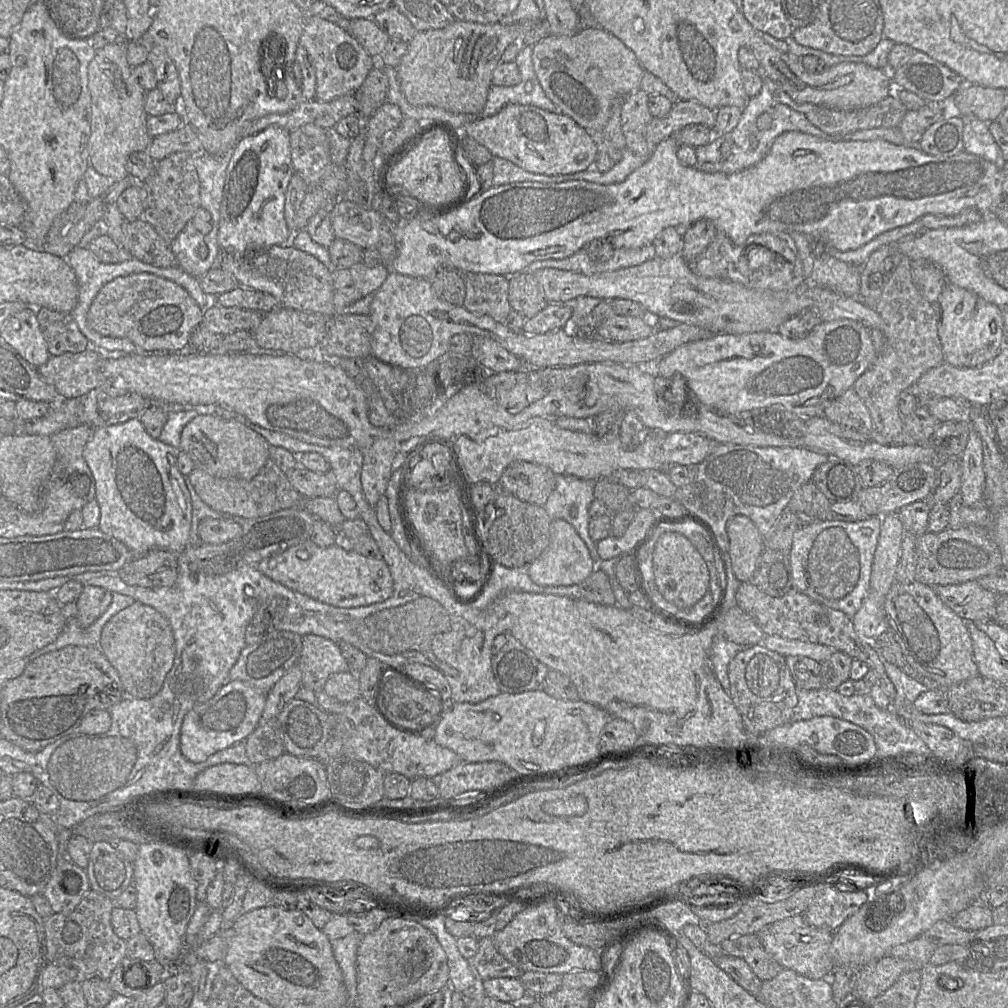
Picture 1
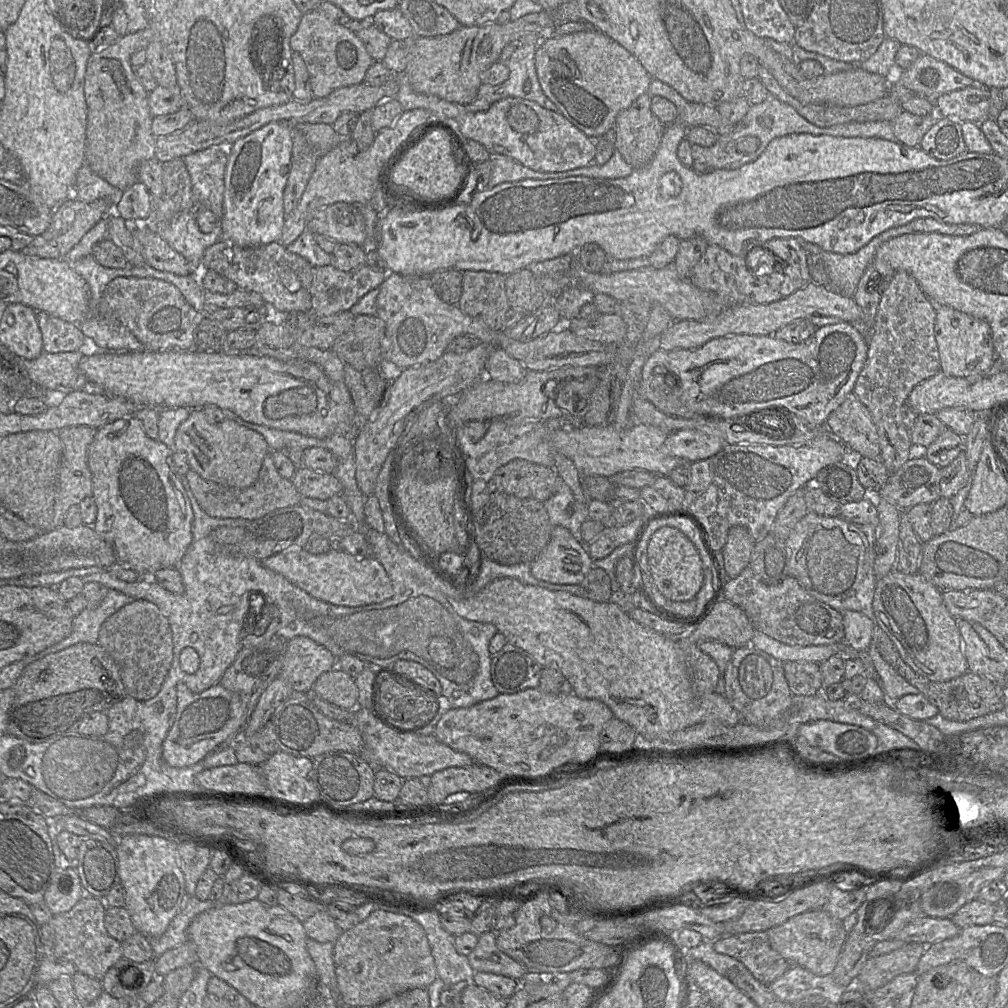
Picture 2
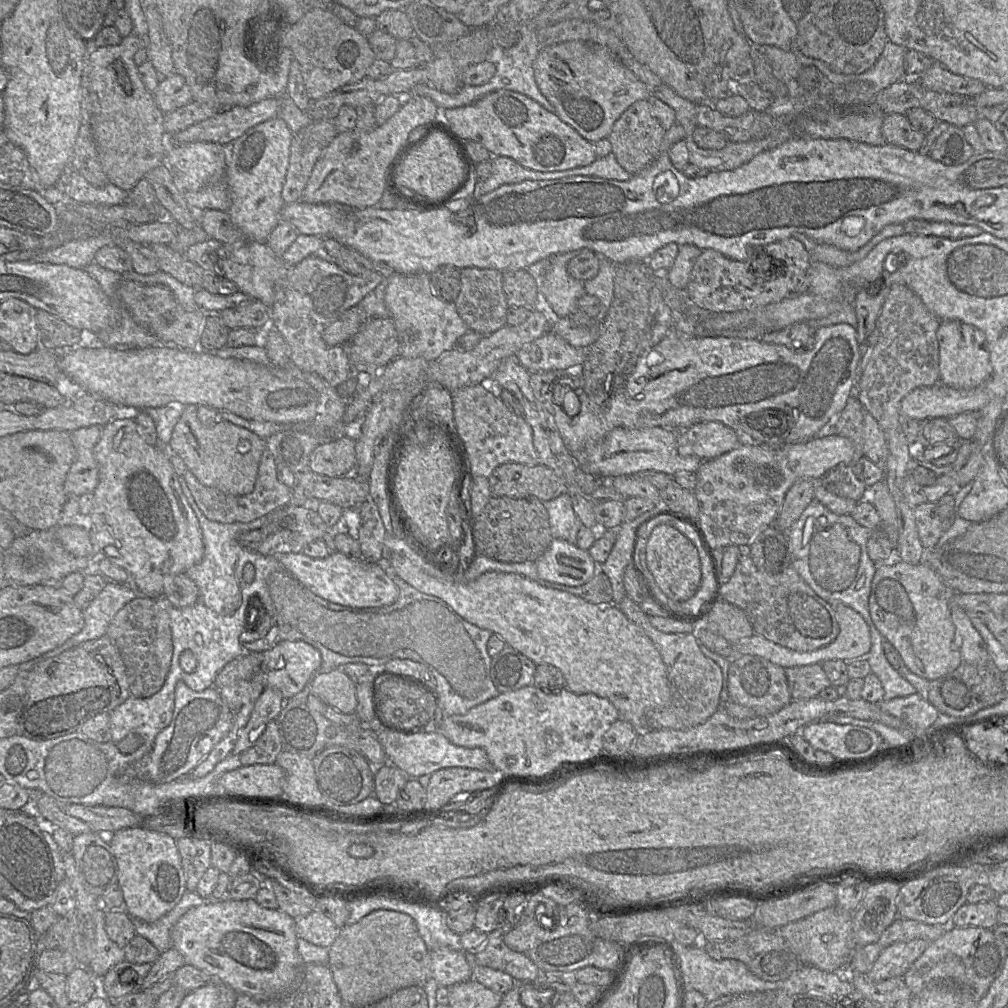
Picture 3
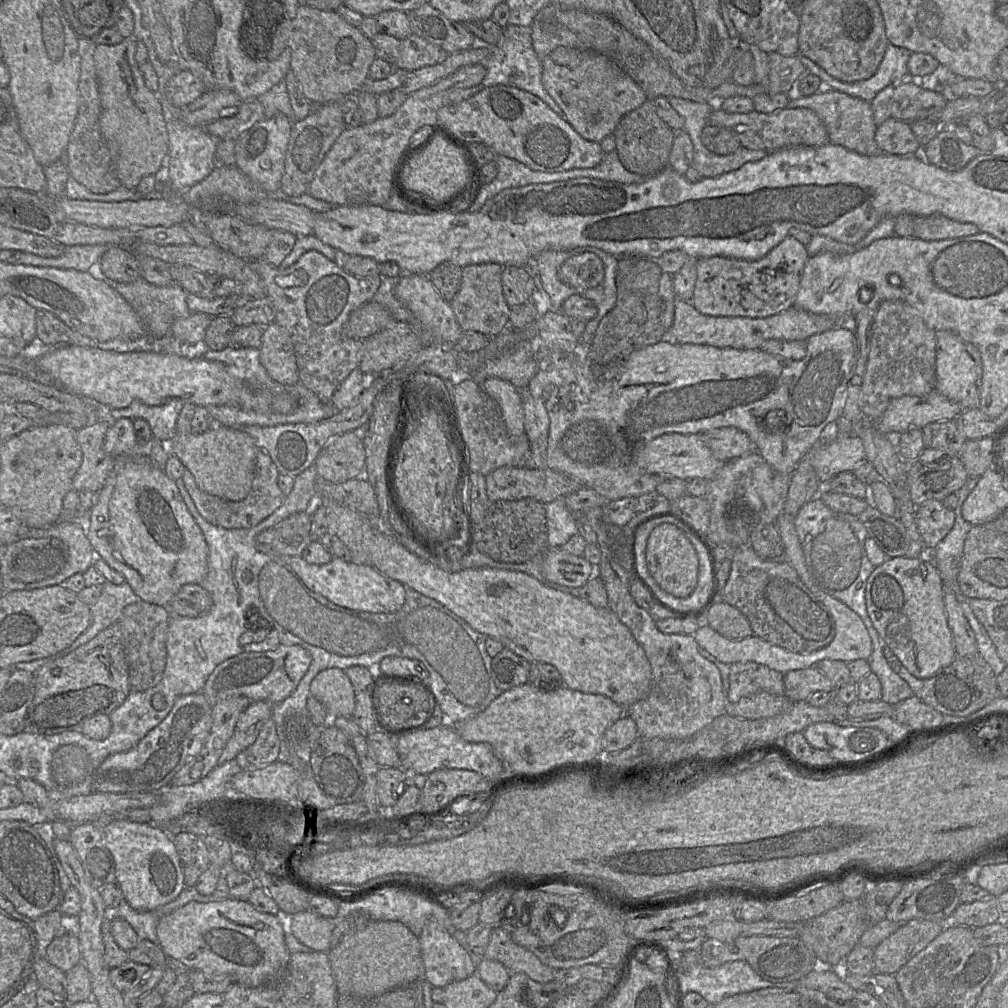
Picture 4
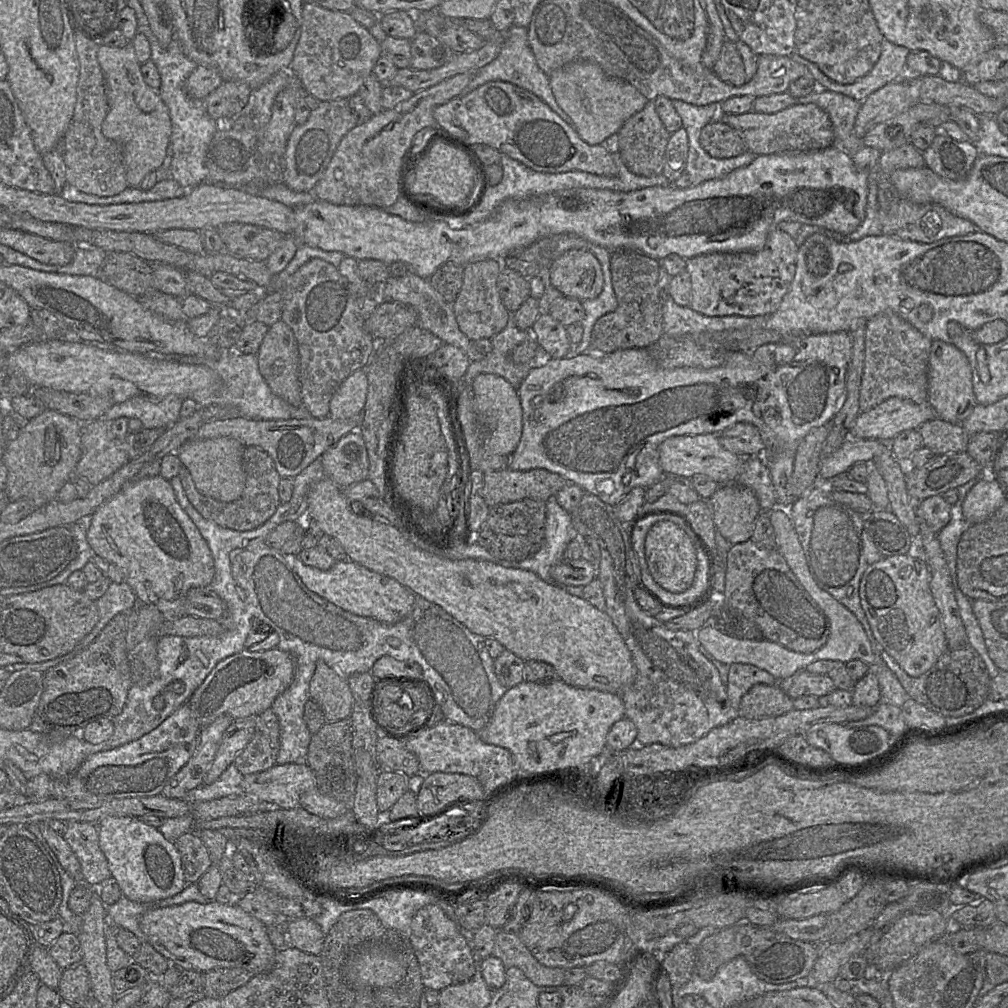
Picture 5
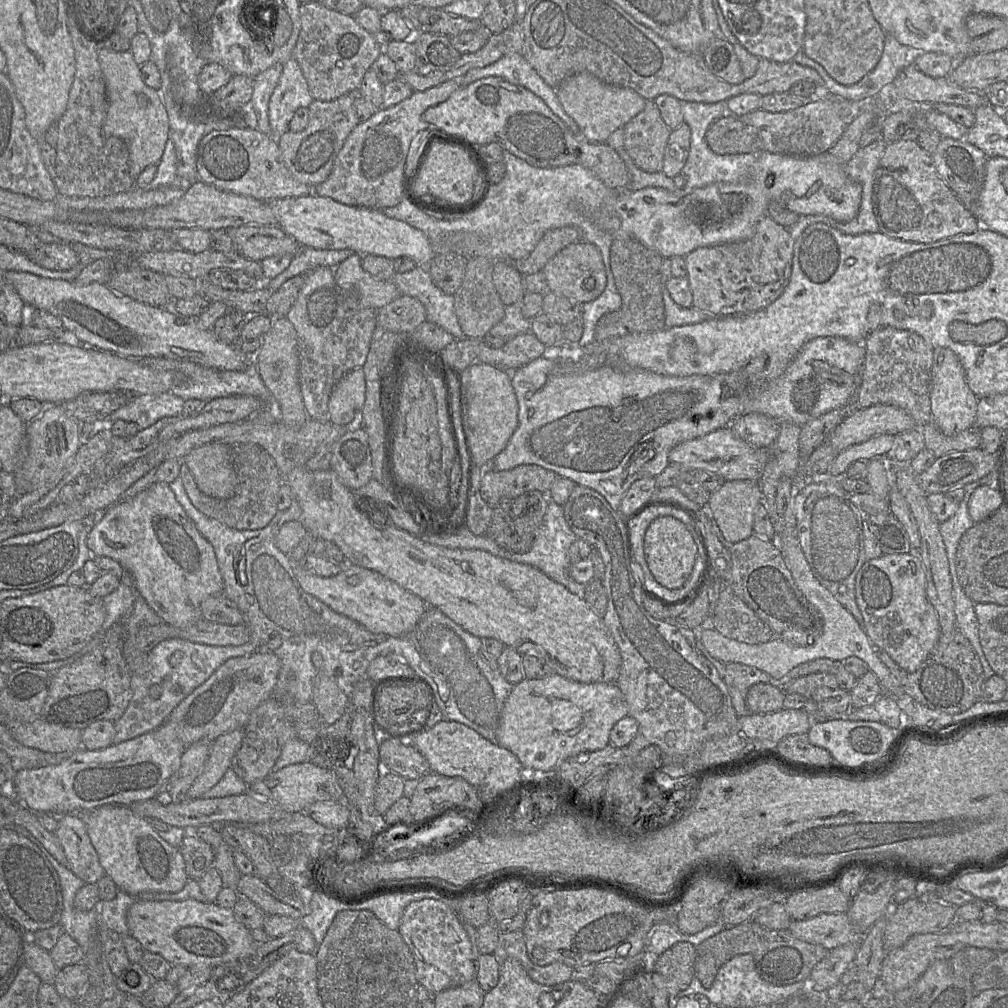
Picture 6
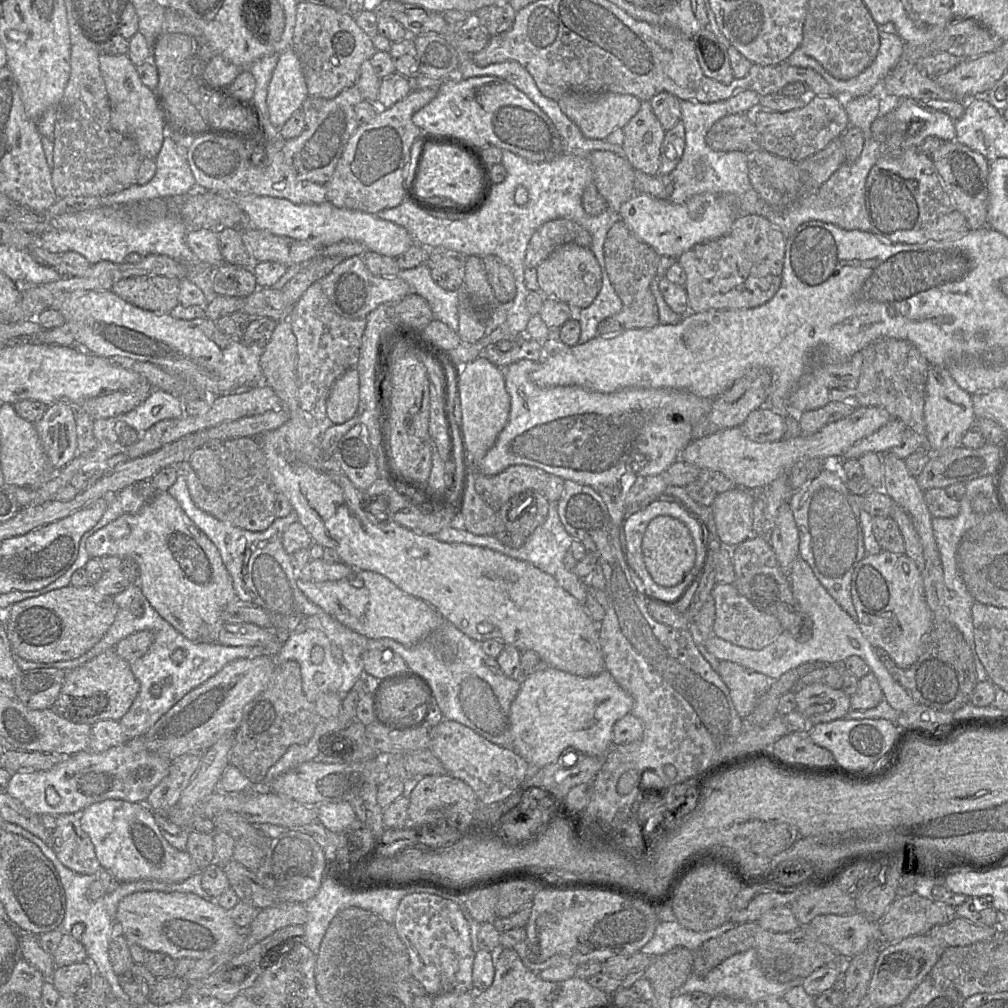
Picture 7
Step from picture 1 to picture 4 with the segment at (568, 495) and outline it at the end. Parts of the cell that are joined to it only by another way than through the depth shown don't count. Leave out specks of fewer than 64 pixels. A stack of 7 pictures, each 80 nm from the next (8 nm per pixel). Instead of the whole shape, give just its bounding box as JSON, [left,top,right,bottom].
[544,497,578,549]

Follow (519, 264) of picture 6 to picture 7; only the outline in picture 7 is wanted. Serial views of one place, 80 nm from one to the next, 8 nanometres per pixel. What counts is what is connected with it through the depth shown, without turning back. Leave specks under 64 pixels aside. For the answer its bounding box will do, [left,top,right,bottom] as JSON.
[524,218,592,268]

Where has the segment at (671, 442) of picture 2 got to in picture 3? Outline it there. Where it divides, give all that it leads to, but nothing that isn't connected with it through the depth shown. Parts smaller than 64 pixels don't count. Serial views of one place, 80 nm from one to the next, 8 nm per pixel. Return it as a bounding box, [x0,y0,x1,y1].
[678,422,740,460]

